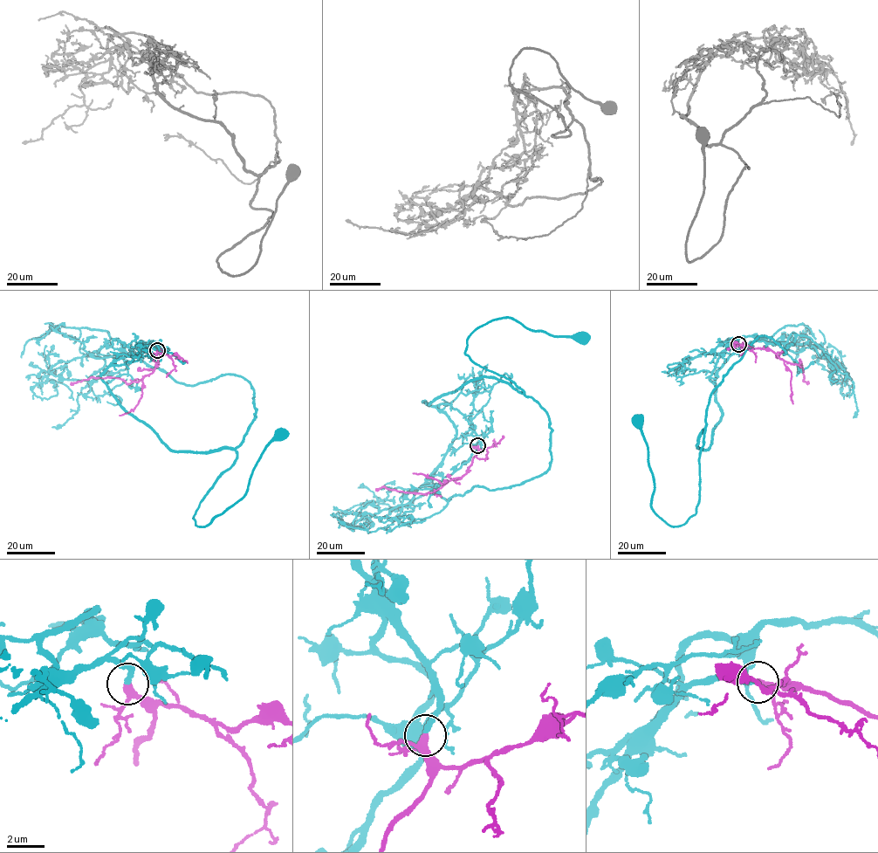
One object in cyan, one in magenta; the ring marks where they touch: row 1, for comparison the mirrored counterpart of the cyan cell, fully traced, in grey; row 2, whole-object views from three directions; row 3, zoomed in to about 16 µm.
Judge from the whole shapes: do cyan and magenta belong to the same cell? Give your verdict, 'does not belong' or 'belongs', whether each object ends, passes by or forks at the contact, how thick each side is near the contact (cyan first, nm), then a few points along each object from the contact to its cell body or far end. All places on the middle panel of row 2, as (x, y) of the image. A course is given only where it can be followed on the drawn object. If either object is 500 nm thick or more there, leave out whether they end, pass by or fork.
belongs; cyan ends; magenta passes by; calibres 280 and 240 nm; course cyan (478, 445), (457, 409), (422, 401), (484, 377), (523, 393), (469, 358), (474, 331), (507, 318), (581, 338); course magenta (478, 446), (477, 454), (468, 472), (450, 479), (434, 491), (406, 492), (383, 486), (376, 491)

